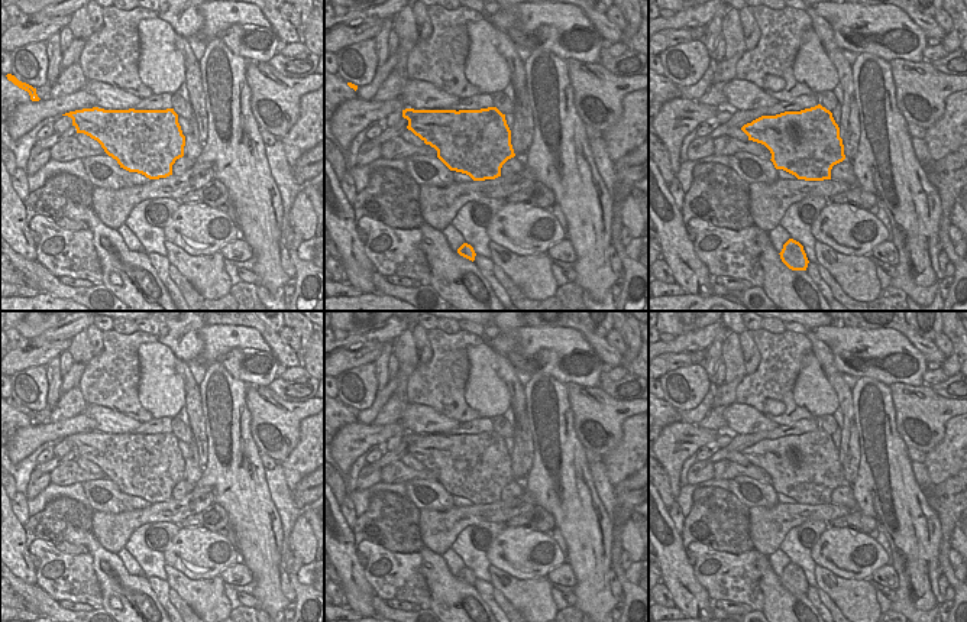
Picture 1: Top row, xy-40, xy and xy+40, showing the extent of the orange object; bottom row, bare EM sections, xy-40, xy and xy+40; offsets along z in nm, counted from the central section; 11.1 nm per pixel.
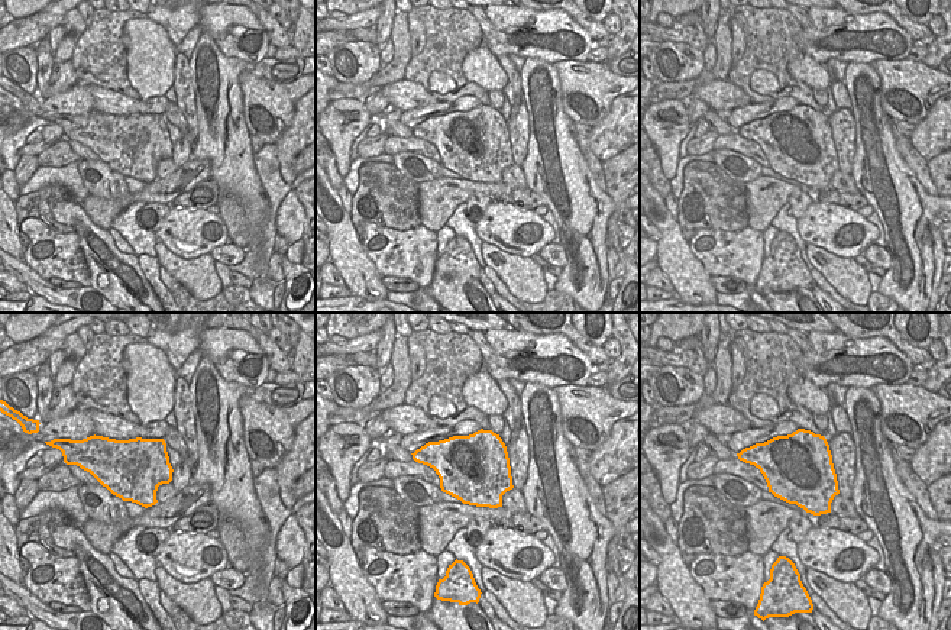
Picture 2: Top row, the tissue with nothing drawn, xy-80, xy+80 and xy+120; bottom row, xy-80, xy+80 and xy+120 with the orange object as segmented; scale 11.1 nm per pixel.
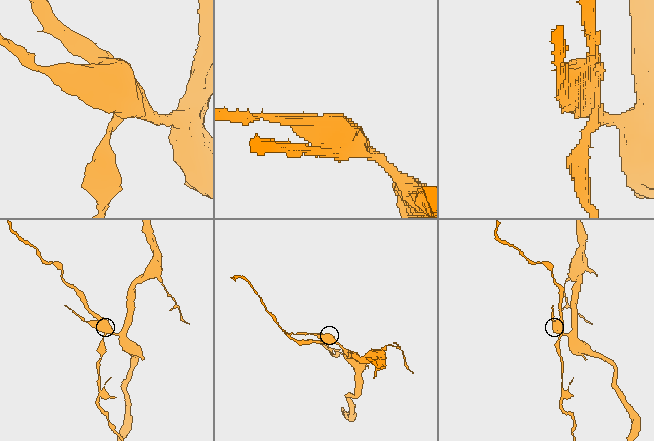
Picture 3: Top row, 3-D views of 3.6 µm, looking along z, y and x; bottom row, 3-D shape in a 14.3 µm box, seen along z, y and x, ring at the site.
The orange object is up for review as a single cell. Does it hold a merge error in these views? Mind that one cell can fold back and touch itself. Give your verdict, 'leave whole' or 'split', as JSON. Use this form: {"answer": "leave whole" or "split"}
{"answer": "split"}

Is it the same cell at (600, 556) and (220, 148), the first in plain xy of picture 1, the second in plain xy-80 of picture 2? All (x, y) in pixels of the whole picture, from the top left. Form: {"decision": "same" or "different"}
{"decision": "same"}

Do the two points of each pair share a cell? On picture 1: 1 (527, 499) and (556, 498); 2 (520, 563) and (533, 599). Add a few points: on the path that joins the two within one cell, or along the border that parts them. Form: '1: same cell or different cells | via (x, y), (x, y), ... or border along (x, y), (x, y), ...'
1: different cells | border along (524, 489), (534, 498), (536, 504)
2: different cells | border along (494, 566), (518, 579), (545, 577)

